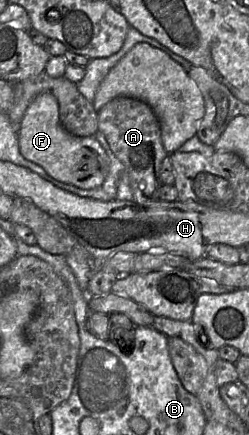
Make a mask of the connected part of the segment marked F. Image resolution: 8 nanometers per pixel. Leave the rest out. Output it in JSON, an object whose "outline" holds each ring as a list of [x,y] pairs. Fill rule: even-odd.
{"outline":[[[45,92],[33,99],[18,127],[22,156],[41,166],[52,178],[81,189],[103,185],[109,172],[109,158],[94,136],[78,137],[67,132],[59,120],[56,97]]]}

